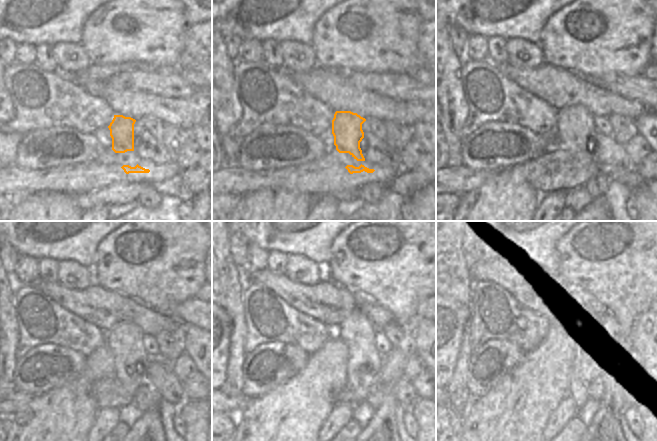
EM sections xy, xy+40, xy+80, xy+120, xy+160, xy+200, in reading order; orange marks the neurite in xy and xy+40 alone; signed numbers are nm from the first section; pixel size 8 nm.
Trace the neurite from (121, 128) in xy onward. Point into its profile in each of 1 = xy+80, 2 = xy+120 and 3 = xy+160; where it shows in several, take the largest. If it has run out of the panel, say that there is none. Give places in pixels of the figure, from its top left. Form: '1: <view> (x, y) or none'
1: xy+80 (575, 129)
2: xy+120 (126, 341)
3: xy+160 (364, 364)

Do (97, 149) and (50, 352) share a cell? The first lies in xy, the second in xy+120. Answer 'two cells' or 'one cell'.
one cell

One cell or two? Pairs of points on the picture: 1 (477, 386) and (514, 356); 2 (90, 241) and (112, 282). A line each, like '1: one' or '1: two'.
1: one
2: two

